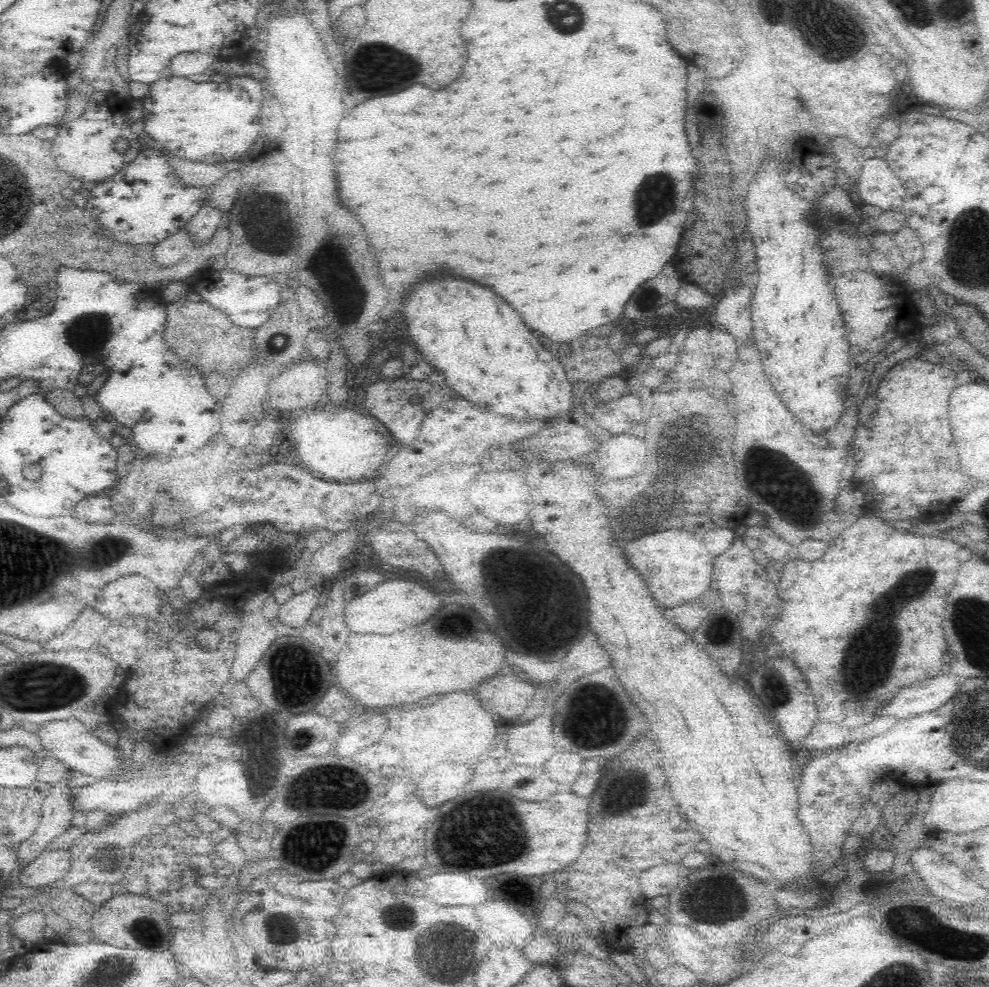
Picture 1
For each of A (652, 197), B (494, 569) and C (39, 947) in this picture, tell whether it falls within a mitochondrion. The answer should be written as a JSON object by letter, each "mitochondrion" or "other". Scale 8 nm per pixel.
{"A":"mitochondrion","B":"mitochondrion","C":"other"}

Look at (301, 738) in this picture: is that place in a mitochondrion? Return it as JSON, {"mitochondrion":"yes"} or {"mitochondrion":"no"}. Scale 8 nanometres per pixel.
{"mitochondrion":"yes"}

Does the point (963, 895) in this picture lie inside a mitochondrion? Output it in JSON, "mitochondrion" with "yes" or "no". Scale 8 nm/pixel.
{"mitochondrion":"no"}

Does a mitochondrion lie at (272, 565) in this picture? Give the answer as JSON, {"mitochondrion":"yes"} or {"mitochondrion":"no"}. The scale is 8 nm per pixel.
{"mitochondrion":"no"}

